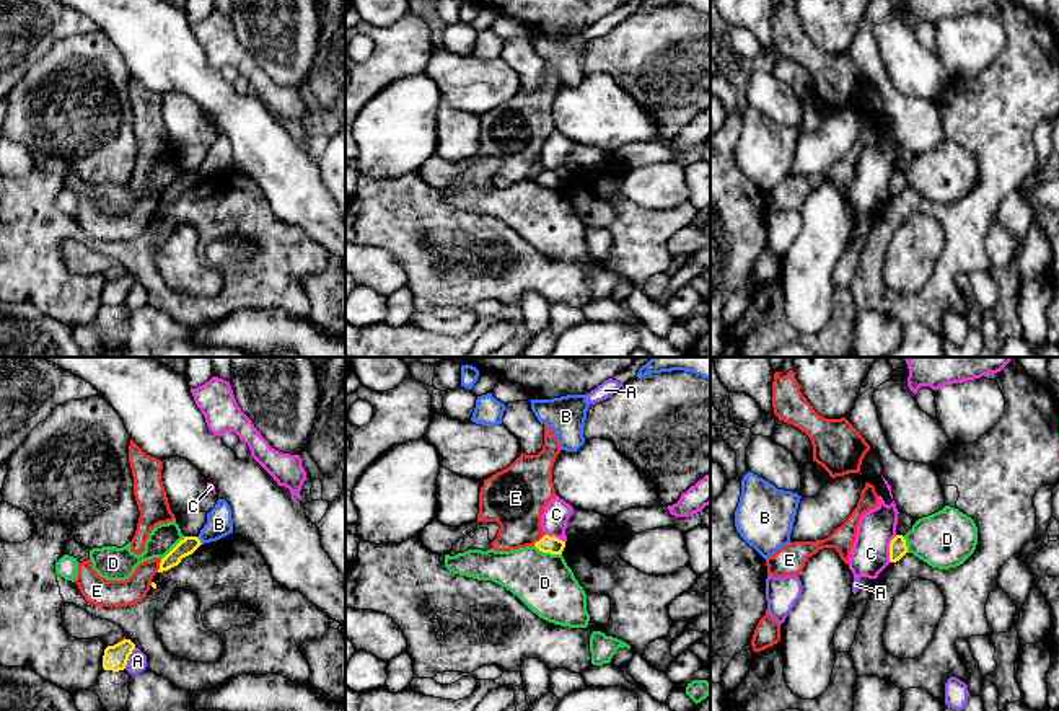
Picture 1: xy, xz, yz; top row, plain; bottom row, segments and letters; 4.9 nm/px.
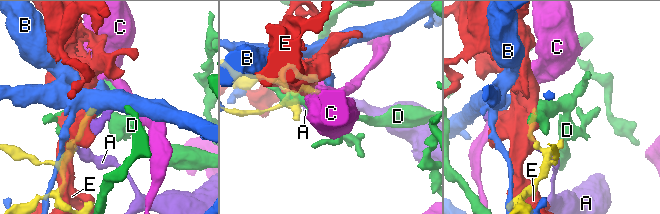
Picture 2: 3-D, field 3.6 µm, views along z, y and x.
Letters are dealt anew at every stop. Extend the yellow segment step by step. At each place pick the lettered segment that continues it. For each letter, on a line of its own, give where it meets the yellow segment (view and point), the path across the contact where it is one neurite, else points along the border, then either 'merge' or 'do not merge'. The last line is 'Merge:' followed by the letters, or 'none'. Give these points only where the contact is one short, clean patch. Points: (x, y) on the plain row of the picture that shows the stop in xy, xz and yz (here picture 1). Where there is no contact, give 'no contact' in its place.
A: contact xy (127, 292); do not merge
B: contact xy (199, 175); border xy (196, 172), (202, 178); do not merge
C: contact yz (890, 183); border yz (896, 170), (890, 178), (890, 196); do not merge
D: contact xz (548, 186); border xz (535, 180), (543, 186), (561, 189); do not merge
E: contact xz (540, 175); do not merge
Merge: none

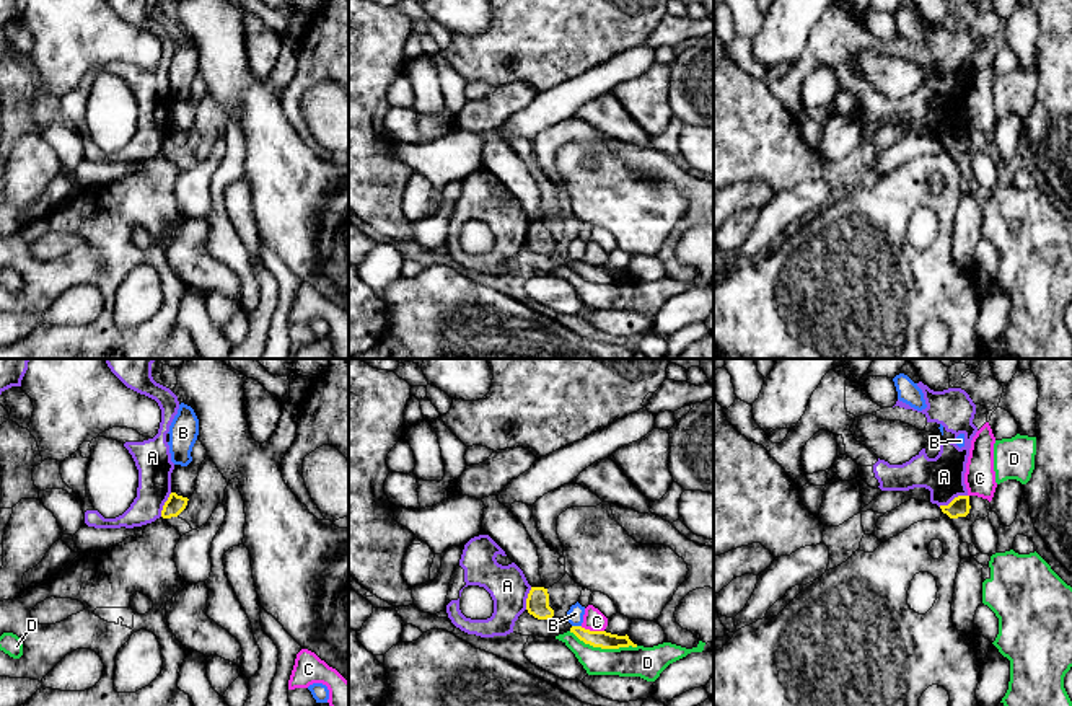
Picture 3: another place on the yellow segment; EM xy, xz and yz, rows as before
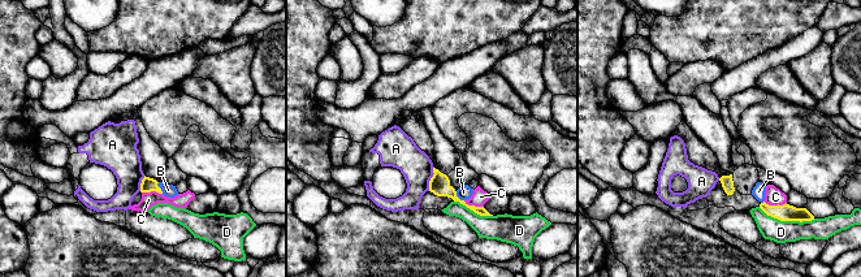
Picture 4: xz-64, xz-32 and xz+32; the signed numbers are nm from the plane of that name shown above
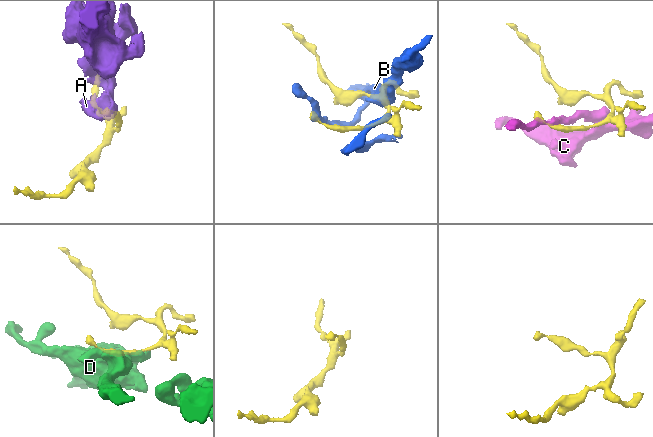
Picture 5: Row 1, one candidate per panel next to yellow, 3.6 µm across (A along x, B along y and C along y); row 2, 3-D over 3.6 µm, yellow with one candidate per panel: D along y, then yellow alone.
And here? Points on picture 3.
A: contact yz (953, 134); border yz (966, 129), (958, 129), (947, 139), (939, 141); do not merge
B: contact xz (577, 261); do not merge
C: contact xz (592, 266); border xz (580, 261), (590, 266), (603, 266); do not merge
D: contact xz (603, 282); do not merge
Merge: none

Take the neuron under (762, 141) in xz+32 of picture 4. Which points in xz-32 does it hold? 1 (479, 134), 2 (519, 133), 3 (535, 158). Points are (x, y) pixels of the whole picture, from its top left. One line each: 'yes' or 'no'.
1: yes
2: no
3: yes

